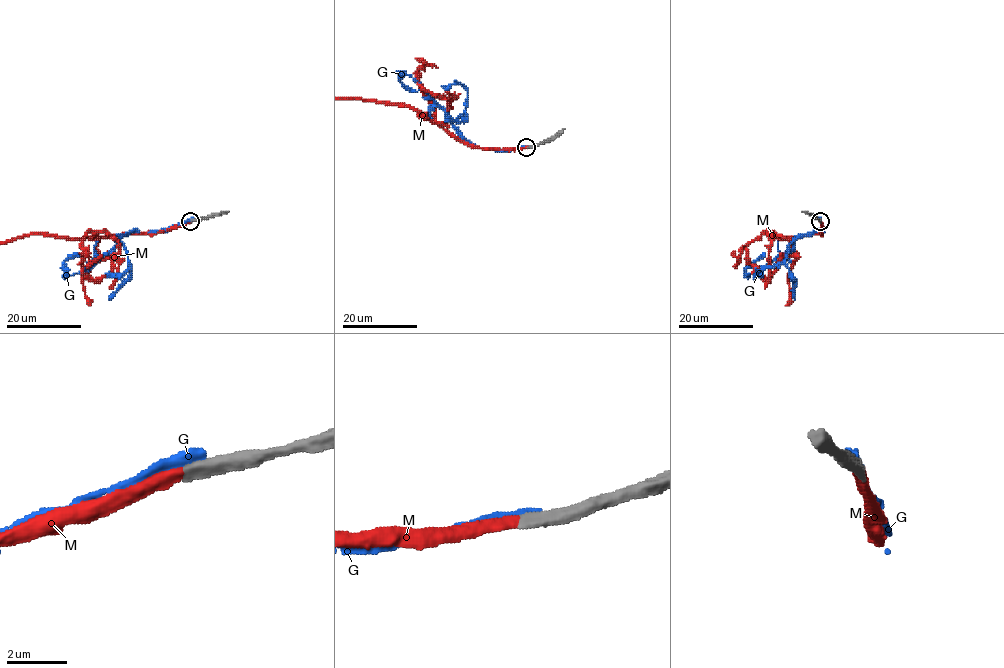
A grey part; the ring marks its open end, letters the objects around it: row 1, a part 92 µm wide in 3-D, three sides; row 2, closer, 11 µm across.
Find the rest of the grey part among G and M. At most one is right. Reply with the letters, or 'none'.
M

